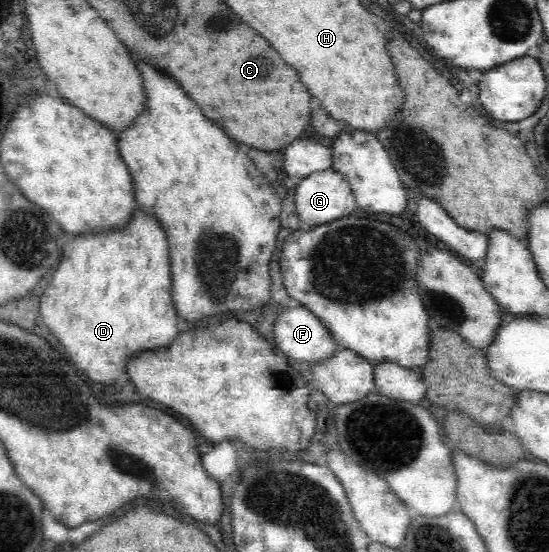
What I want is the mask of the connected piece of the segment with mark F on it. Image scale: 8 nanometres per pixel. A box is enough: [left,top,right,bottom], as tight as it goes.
[274,303,338,366]

